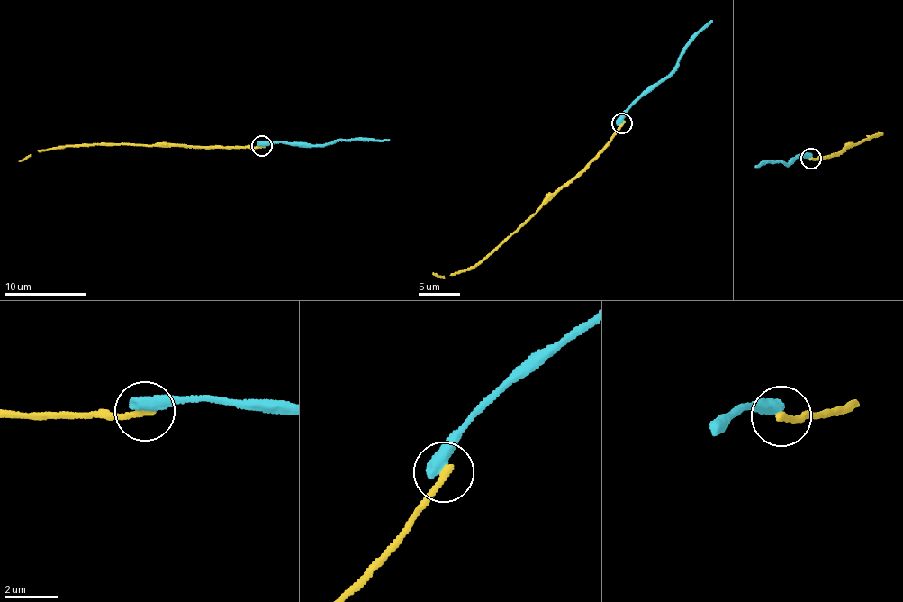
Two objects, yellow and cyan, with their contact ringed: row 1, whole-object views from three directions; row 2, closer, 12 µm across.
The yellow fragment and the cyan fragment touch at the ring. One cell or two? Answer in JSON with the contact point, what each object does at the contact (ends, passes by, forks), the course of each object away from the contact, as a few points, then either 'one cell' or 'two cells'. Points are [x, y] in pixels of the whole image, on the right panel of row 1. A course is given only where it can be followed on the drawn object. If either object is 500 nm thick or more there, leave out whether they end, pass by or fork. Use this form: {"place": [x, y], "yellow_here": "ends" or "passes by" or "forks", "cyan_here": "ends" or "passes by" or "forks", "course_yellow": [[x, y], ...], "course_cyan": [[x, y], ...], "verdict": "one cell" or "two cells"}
{"place": [810, 158], "yellow_here": "ends", "cyan_here": "ends", "course_yellow": [[810, 159], [838, 153], [879, 132], [867, 137]], "course_cyan": [[810, 156], [799, 156], [787, 165], [769, 161], [755, 165]], "verdict": "two cells"}

